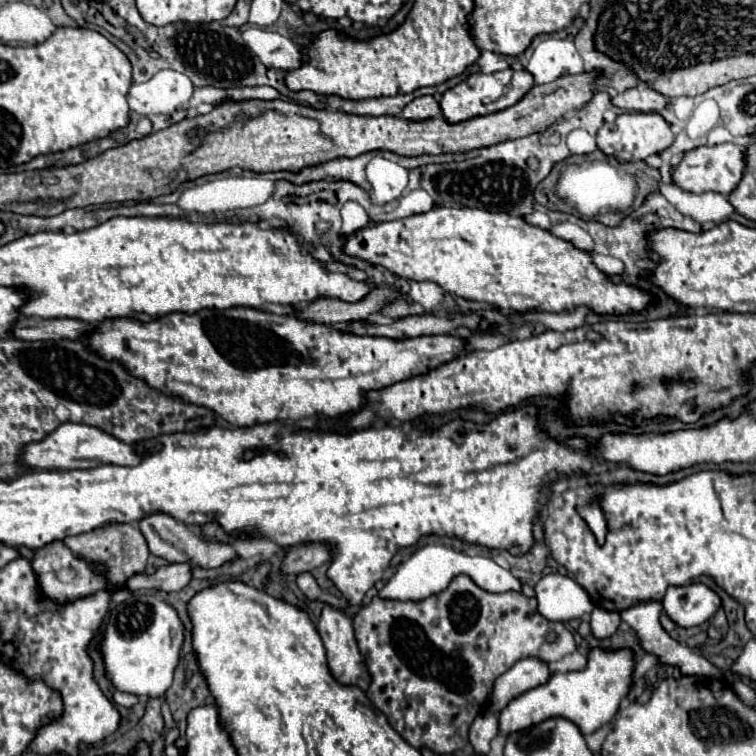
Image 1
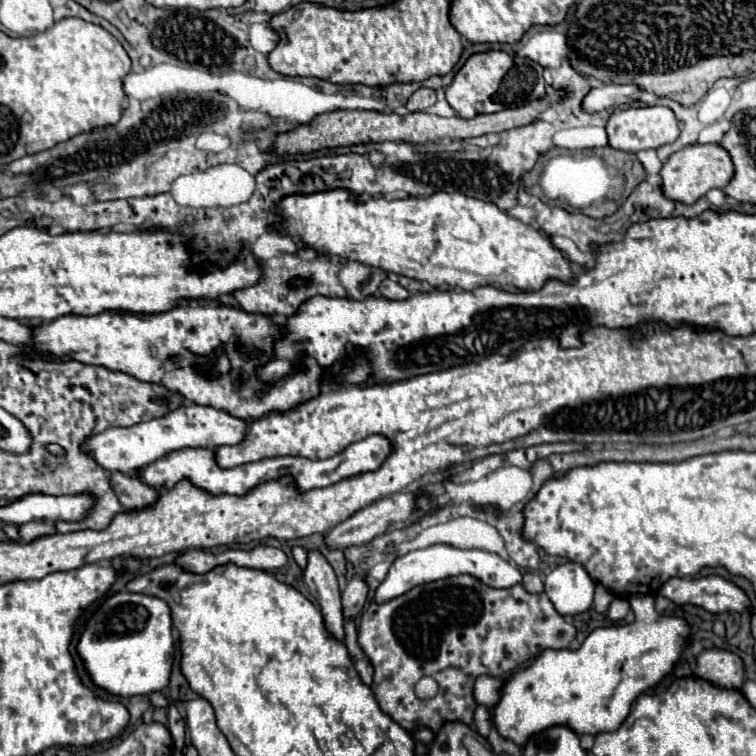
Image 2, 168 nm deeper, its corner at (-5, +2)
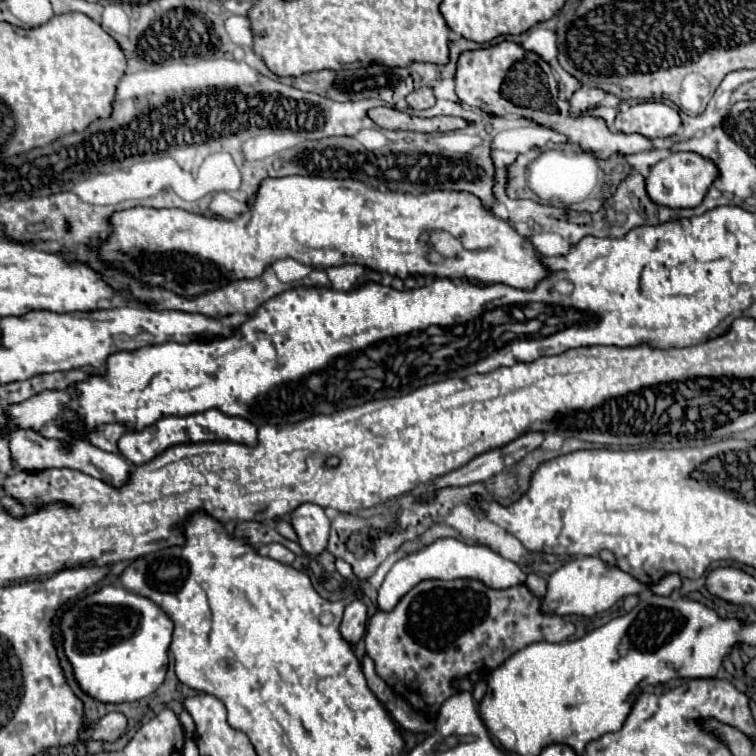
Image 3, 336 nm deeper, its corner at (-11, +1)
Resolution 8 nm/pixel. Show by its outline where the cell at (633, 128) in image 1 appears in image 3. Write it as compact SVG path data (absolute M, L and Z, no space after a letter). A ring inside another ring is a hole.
M643 102L635 106L625 106L615 118L615 130L625 134L637 132L651 140L675 136L679 126L679 112L663 102Z

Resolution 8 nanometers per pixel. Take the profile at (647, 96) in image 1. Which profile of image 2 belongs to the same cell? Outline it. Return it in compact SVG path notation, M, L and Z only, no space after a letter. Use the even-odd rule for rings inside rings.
M605 85L605 87L593 87L589 95L583 101L583 109L589 113L605 111L611 107L623 107L635 101L641 101L641 87L633 85Z

